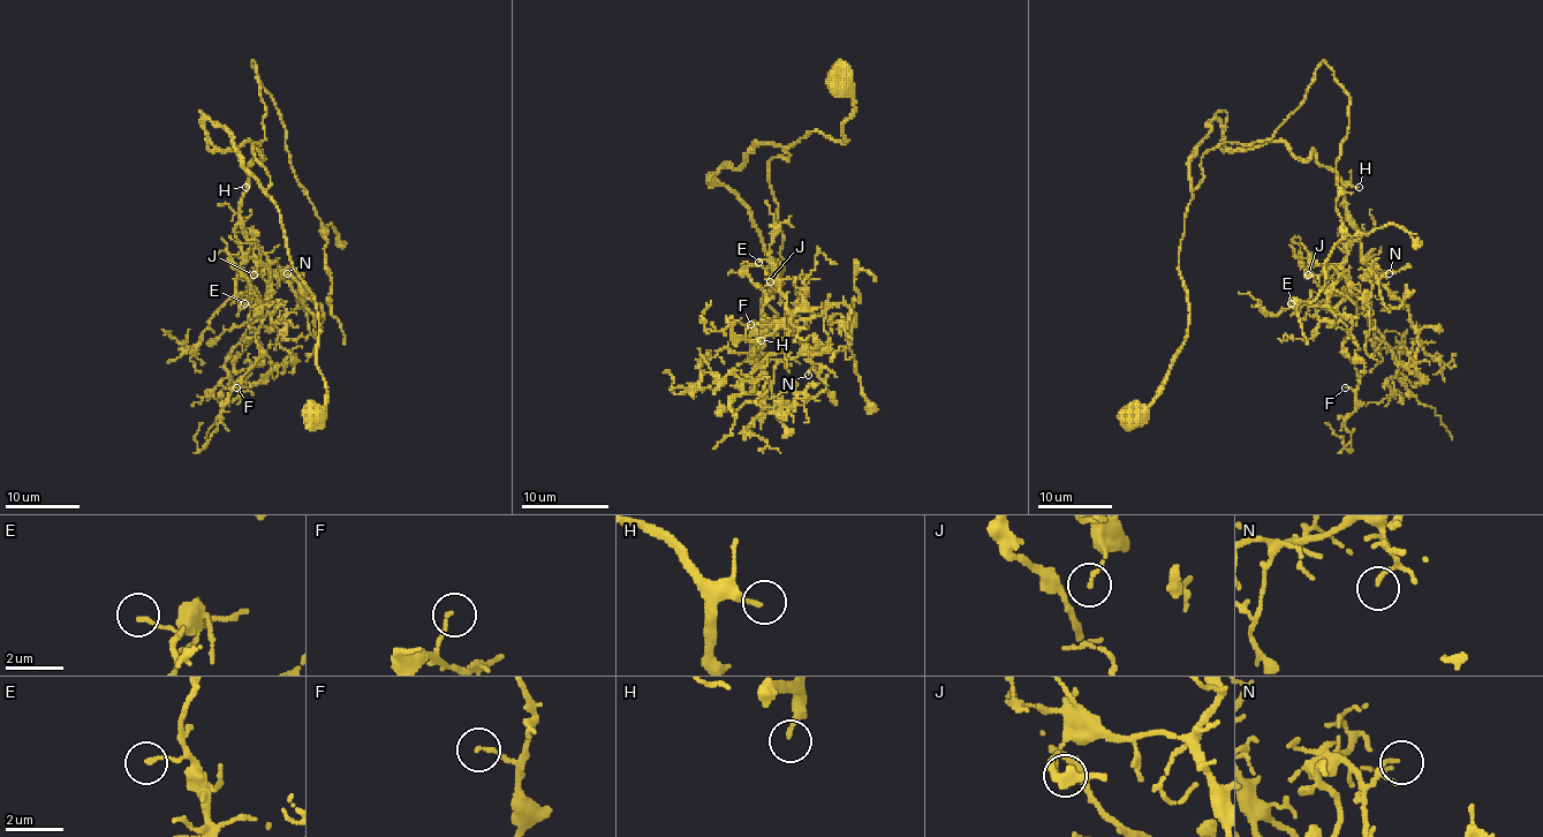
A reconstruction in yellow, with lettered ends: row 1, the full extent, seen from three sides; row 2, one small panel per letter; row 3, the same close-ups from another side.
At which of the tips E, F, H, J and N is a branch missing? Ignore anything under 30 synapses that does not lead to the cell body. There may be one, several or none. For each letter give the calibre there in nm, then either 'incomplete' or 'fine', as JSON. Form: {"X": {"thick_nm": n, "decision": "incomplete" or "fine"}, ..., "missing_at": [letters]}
{"E": {"thick_nm": 110, "decision": "fine"}, "F": {"thick_nm": 110, "decision": "fine"}, "H": {"thick_nm": 150, "decision": "incomplete"}, "J": {"thick_nm": 70, "decision": "fine"}, "N": {"thick_nm": 110, "decision": "fine"}, "missing_at": ["H"]}

